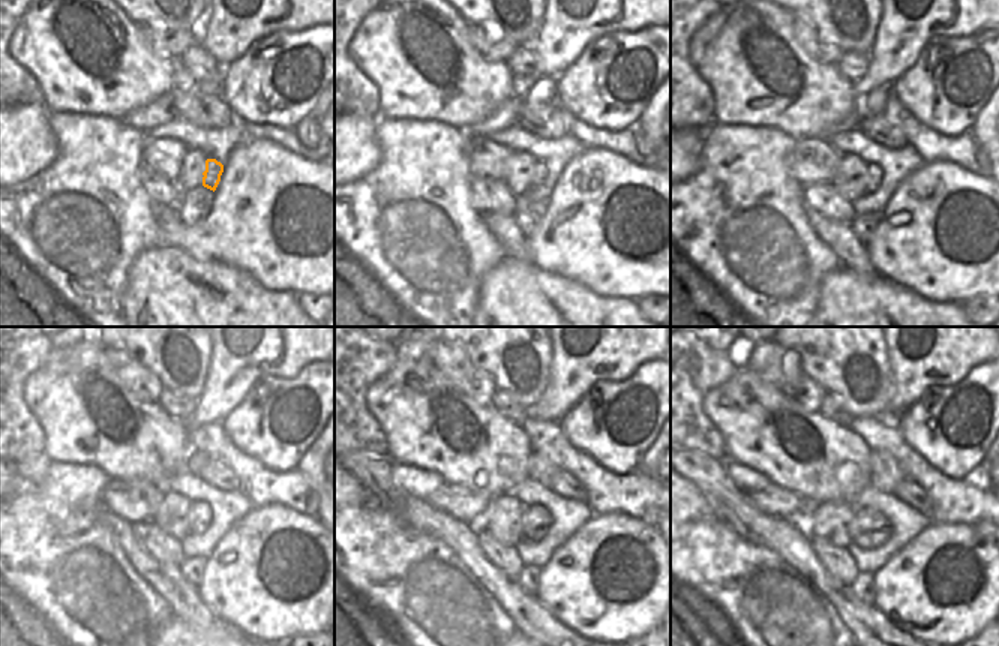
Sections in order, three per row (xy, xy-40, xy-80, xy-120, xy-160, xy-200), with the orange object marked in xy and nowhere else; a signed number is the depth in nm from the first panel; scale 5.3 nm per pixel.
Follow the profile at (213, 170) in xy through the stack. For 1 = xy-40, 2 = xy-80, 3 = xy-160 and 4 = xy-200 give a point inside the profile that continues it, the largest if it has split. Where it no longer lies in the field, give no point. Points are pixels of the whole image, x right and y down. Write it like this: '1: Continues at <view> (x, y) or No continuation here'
1: Continues at xy-40 (539, 173)
2: Continues at xy-80 (873, 173)
3: Continues at xy-160 (536, 520)
4: Continues at xy-200 (869, 529)

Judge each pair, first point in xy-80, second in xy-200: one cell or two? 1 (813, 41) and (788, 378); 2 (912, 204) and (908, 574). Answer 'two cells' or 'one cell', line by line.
1: one cell
2: one cell

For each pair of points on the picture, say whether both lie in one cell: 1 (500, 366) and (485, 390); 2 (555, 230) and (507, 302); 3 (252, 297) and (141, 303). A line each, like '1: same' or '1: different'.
1: different
2: different
3: same

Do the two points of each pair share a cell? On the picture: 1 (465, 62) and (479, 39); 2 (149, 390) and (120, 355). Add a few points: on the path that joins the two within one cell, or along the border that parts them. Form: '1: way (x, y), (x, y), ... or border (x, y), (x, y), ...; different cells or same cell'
1: border (468, 24), (468, 41), (489, 62), (504, 63); different cells
2: way (141, 381), (125, 364); same cell

